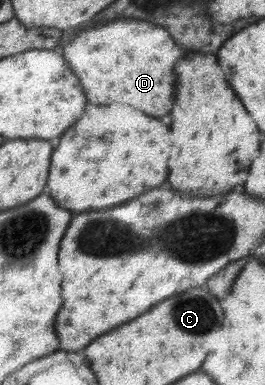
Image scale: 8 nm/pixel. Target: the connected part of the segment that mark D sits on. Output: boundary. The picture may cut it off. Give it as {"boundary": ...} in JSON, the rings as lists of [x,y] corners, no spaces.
{"boundary":[[[119,18],[79,30],[61,53],[67,55],[67,63],[71,63],[71,69],[79,75],[91,103],[111,105],[121,101],[153,117],[163,117],[173,109],[175,65],[183,57],[183,49],[166,27]]]}

